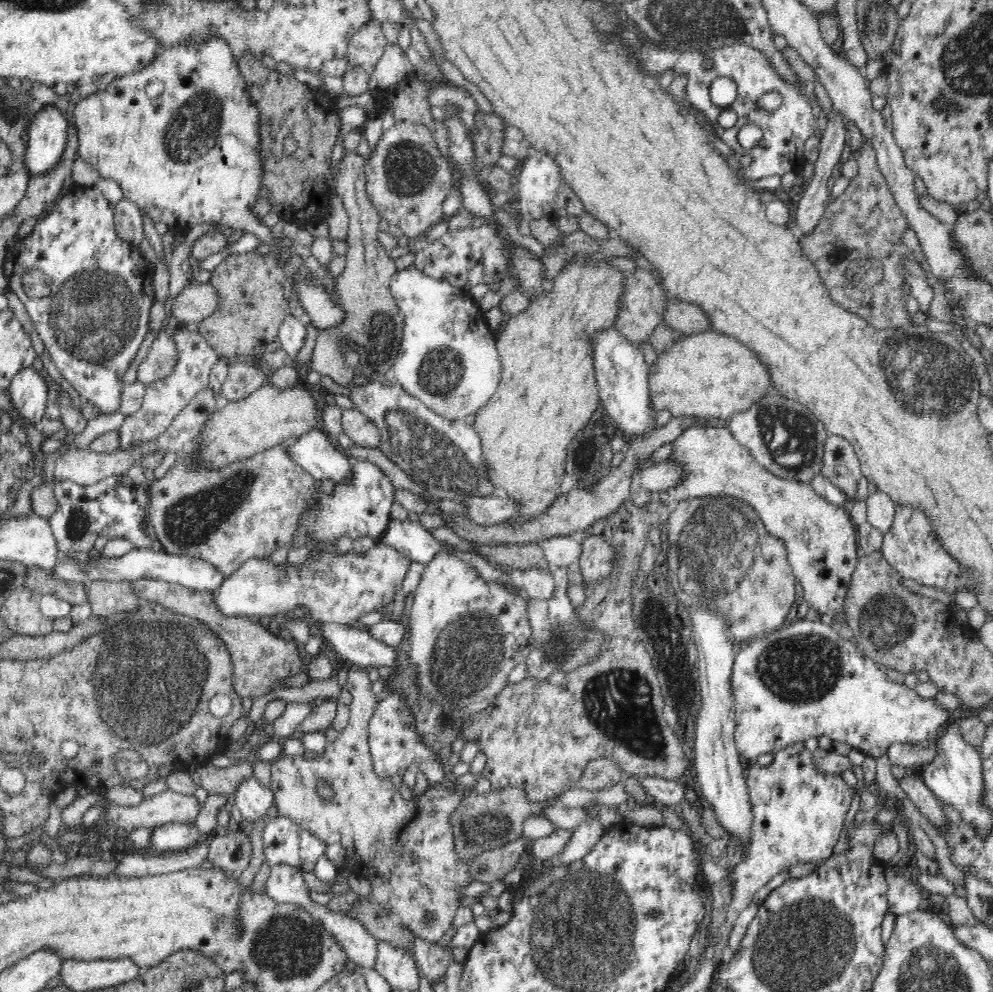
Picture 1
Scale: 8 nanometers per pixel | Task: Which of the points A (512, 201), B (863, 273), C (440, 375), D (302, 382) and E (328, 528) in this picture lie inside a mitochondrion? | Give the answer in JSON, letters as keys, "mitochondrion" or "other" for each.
{"A":"other","B":"mitochondrion","C":"mitochondrion","D":"other","E":"mitochondrion"}

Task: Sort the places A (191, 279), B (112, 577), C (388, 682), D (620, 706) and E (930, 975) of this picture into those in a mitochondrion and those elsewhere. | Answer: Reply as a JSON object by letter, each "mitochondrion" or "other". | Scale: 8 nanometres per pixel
{"A":"other","B":"other","C":"other","D":"mitochondrion","E":"mitochondrion"}

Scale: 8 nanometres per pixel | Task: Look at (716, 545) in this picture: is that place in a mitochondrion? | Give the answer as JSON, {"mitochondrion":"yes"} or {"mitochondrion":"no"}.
{"mitochondrion":"yes"}

